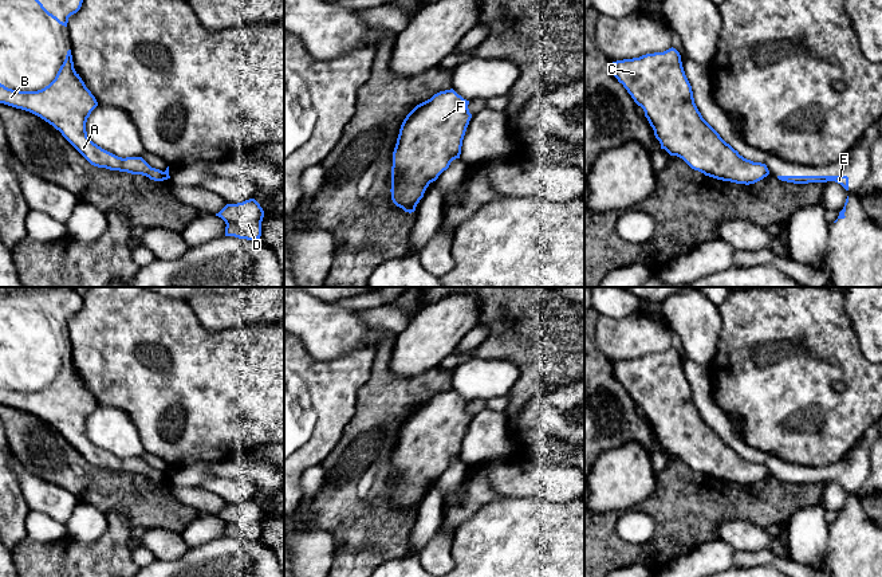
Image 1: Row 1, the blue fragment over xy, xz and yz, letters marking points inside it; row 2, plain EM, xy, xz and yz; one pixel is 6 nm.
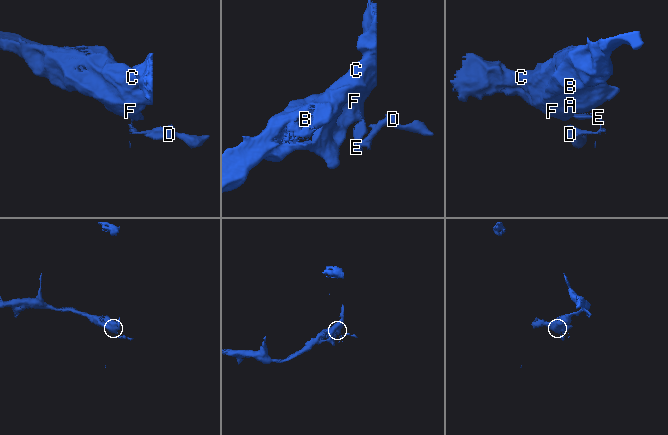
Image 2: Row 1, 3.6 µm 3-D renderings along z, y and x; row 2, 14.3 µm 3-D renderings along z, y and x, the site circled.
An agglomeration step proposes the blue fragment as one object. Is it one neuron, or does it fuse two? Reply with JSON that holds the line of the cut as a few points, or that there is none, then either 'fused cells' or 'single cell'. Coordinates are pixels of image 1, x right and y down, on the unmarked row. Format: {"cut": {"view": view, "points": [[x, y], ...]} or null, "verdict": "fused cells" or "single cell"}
{"cut": {"view": "xy", "points": [[165, 471], [168, 474]]}, "verdict": "fused cells"}

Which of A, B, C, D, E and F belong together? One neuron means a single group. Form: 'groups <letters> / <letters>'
groups A B C F / D E

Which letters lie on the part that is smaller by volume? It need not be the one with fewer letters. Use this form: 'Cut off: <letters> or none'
Cut off: D, E

